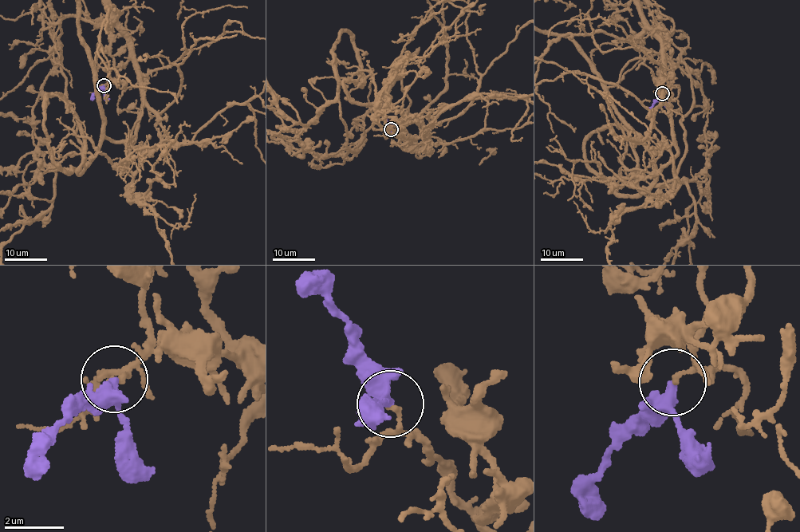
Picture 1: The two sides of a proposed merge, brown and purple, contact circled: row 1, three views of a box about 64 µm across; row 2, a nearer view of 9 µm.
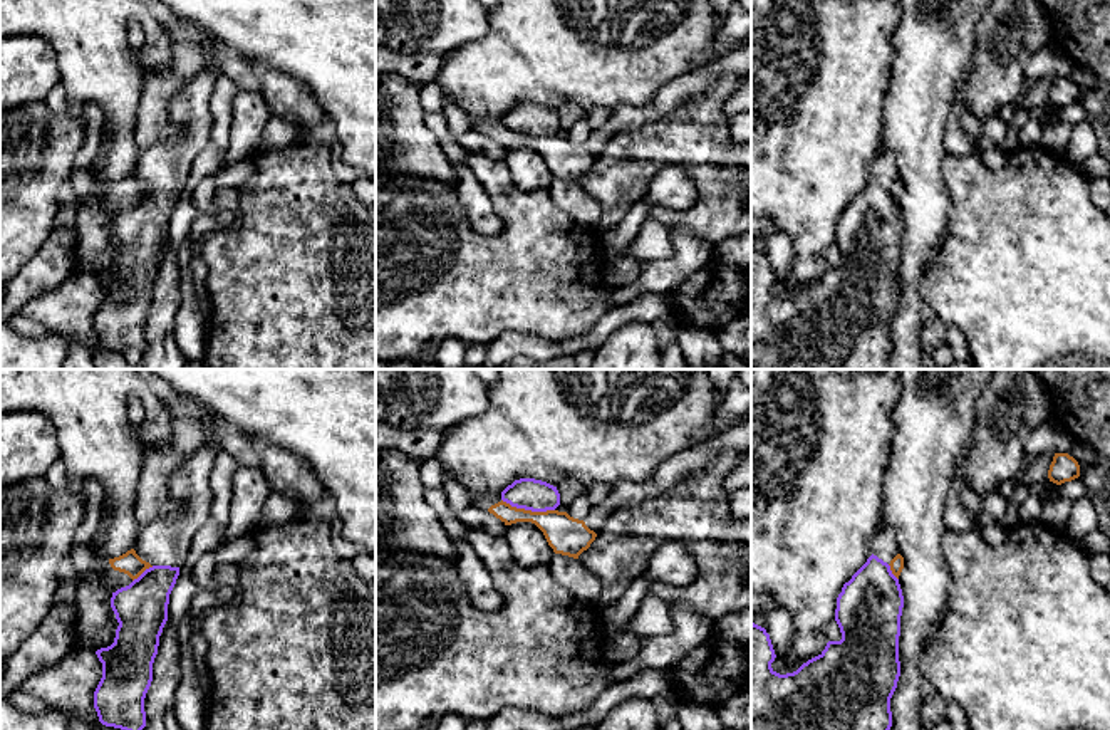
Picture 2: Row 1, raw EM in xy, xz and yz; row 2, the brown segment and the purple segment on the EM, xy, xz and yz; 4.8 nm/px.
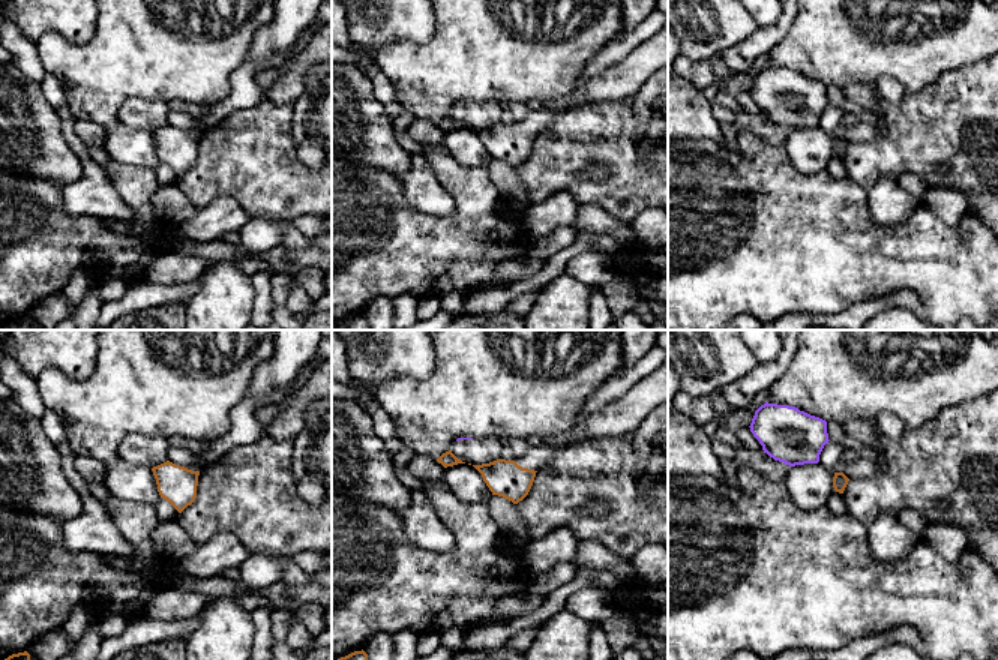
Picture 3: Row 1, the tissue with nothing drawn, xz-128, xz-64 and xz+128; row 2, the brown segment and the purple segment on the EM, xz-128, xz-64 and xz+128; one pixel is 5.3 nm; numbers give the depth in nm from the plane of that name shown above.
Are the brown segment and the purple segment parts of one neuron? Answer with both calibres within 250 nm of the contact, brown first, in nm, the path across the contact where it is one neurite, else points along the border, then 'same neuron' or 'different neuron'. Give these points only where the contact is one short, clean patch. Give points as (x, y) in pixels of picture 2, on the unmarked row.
calibres 190 and 150 nm; border xz (502, 123), (517, 131), (554, 135); different neuron

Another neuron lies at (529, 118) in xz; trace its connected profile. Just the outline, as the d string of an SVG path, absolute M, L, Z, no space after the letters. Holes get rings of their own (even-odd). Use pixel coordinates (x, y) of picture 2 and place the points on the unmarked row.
M520 102L501 116L501 124L516 133L547 136L560 129L560 117L547 106Z

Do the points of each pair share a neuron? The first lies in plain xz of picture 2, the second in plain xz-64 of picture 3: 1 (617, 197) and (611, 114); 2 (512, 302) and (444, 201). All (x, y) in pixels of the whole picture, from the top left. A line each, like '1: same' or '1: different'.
1: same
2: different

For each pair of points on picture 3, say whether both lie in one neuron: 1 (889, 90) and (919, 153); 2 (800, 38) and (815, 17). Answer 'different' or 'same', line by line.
1: different
2: same

